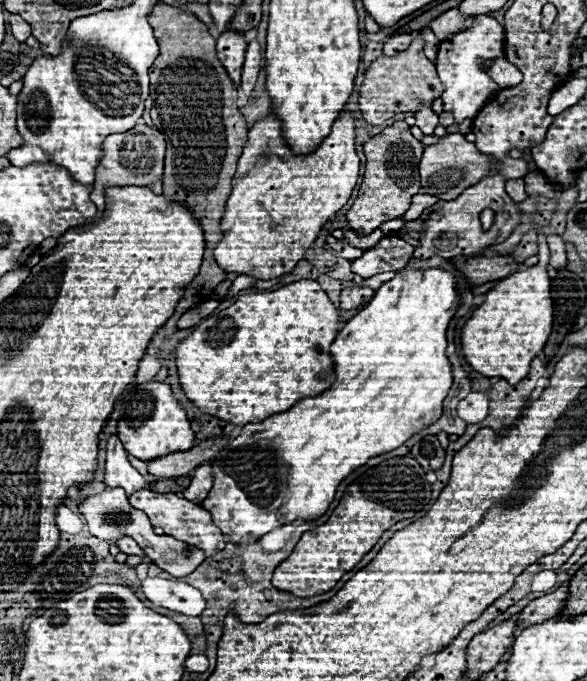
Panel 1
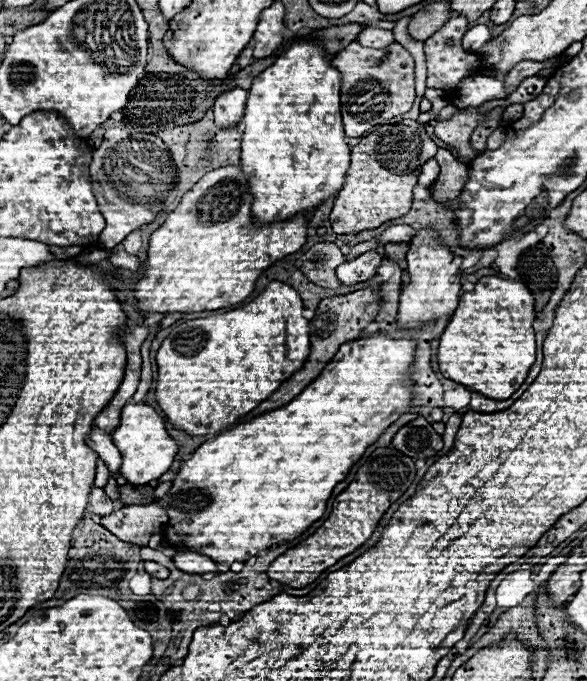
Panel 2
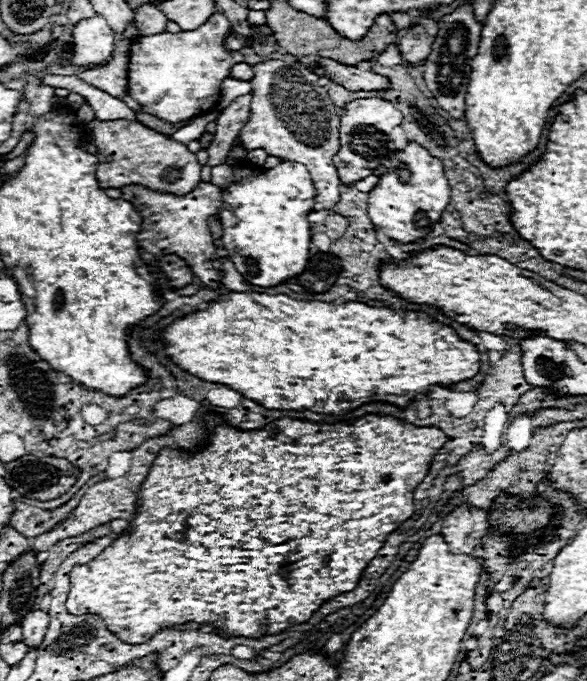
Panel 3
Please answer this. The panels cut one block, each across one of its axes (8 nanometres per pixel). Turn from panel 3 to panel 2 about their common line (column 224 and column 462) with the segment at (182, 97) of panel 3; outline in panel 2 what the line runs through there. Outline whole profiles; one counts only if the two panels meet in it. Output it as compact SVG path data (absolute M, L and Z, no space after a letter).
M450 18L444 28L440 28L434 36L430 36L424 42L424 54L426 54L426 68L428 68L428 88L440 88L448 94L448 98L452 98L452 92L456 92L456 84L472 74L478 74L484 64L480 64L480 58L474 52L466 52L462 48L462 36L468 30L468 22L466 18Z

